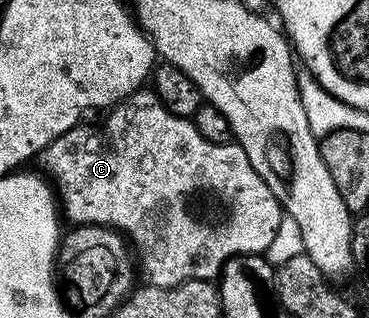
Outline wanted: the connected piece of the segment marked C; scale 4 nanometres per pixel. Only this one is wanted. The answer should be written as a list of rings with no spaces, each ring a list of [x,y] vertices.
[[[137,91],[125,97],[119,105],[115,106],[107,114],[108,117],[95,129],[89,123],[81,123],[74,126],[70,131],[58,135],[48,146],[38,154],[39,168],[46,174],[47,180],[54,186],[55,196],[58,198],[59,208],[63,216],[72,220],[73,226],[77,225],[104,225],[108,229],[119,229],[130,242],[135,256],[138,258],[138,269],[145,273],[147,284],[158,287],[174,287],[183,281],[212,281],[219,278],[224,263],[231,257],[237,255],[260,255],[272,245],[276,232],[280,229],[280,217],[282,221],[282,210],[280,200],[273,195],[270,187],[250,167],[250,159],[246,159],[246,151],[238,144],[215,145],[202,135],[198,135],[195,125],[187,117],[179,117],[170,112],[169,109],[156,97],[155,92]]]

